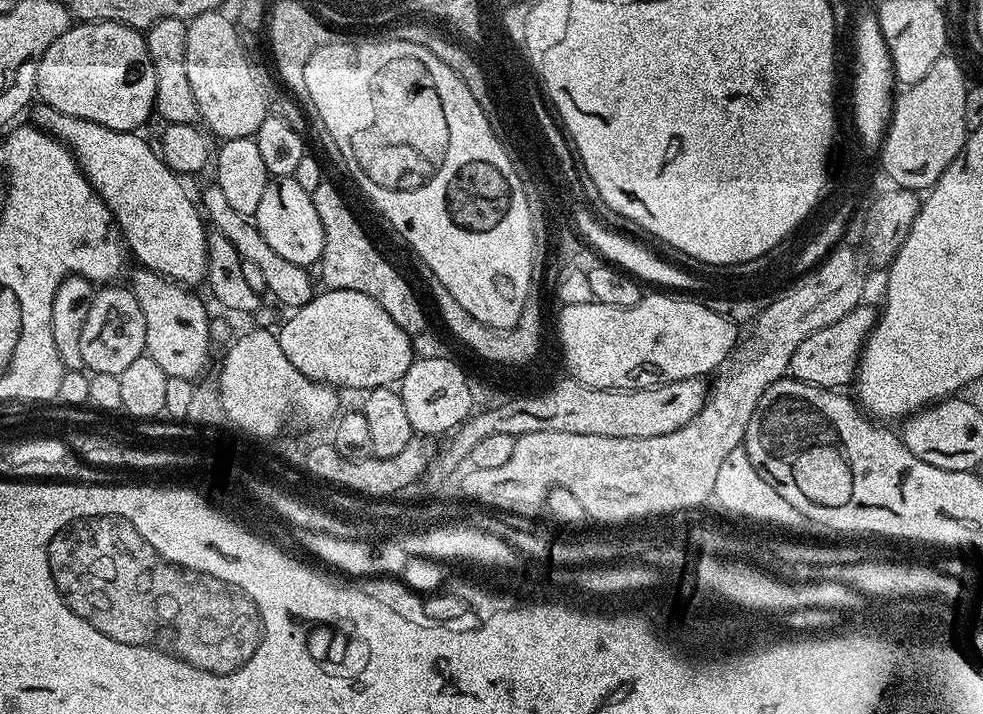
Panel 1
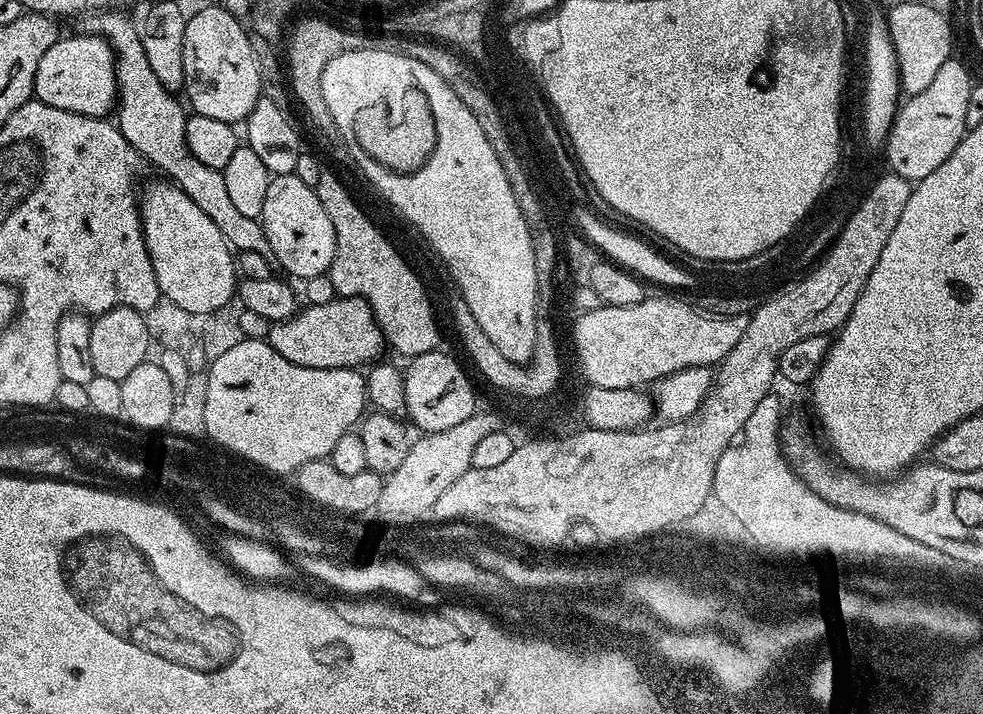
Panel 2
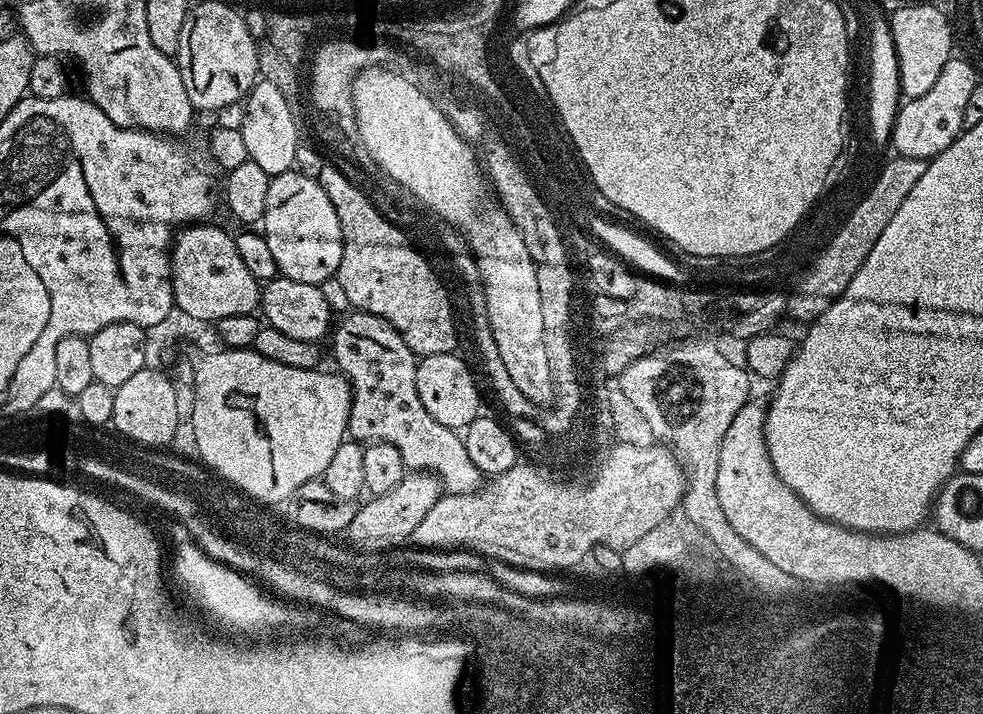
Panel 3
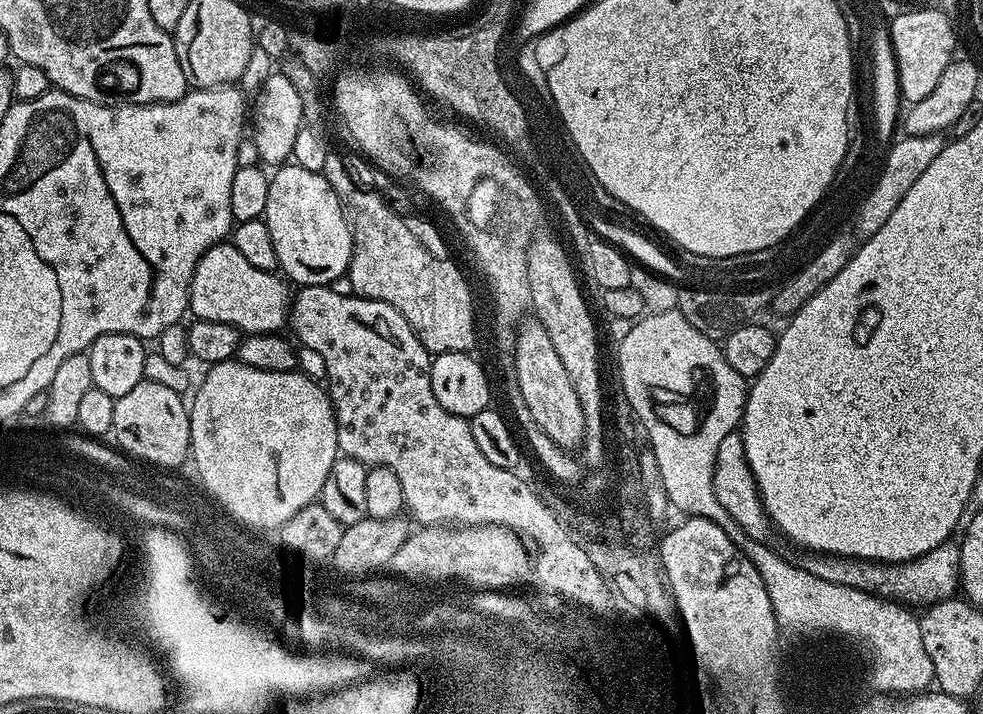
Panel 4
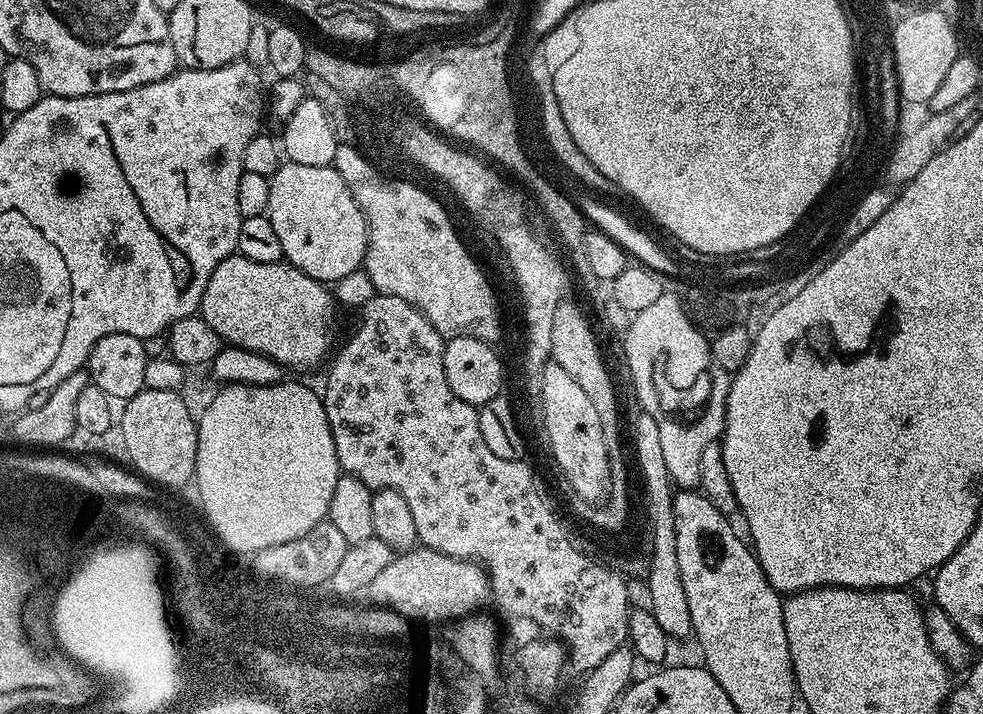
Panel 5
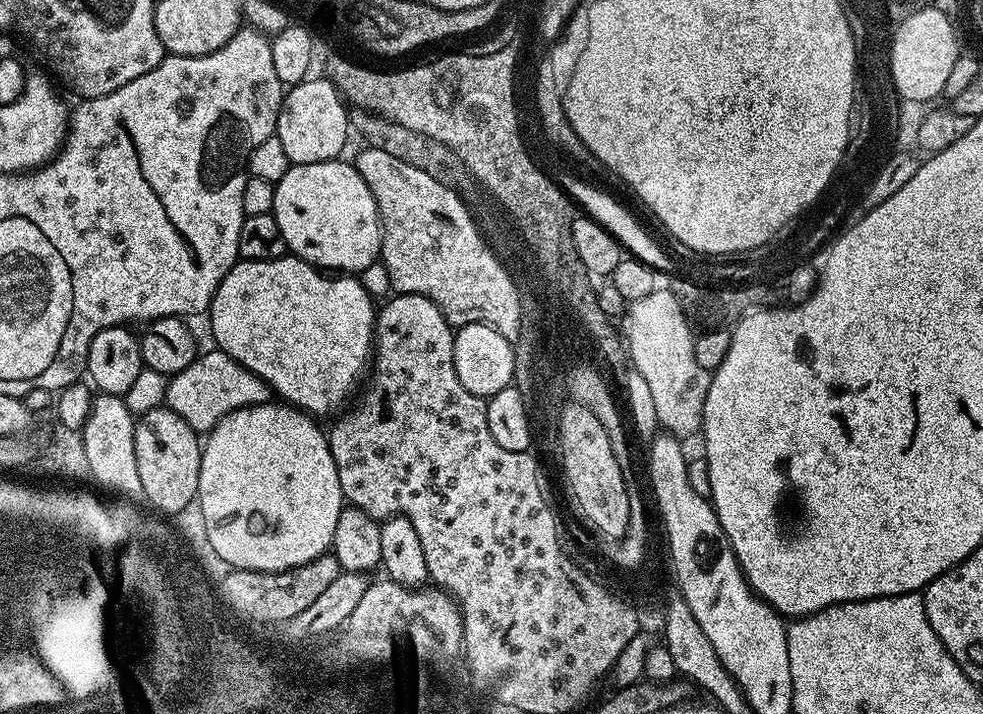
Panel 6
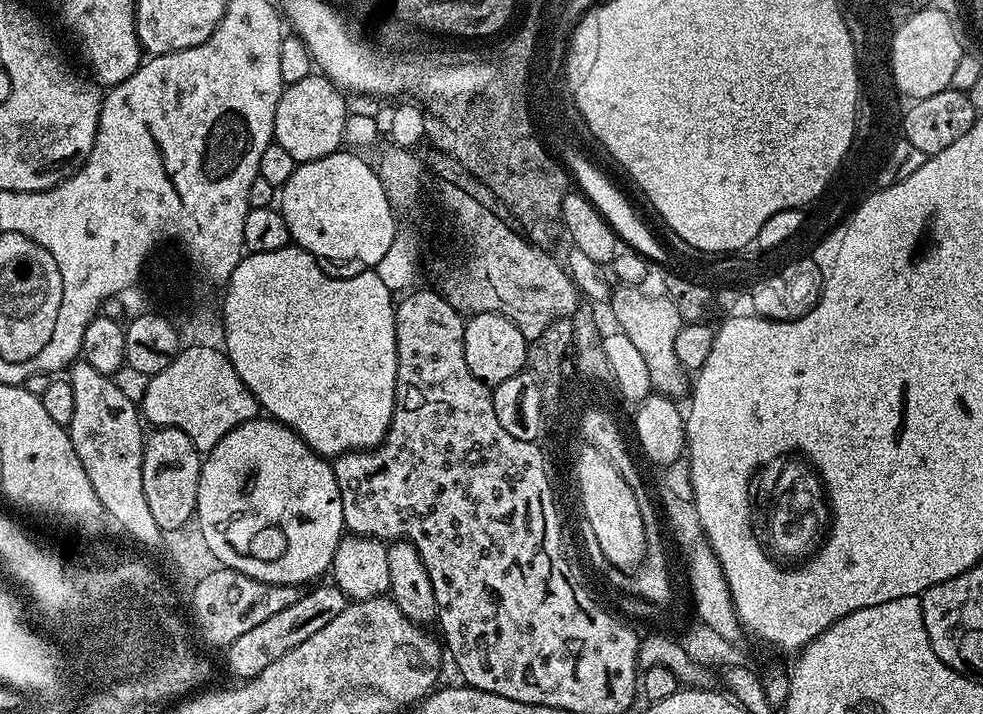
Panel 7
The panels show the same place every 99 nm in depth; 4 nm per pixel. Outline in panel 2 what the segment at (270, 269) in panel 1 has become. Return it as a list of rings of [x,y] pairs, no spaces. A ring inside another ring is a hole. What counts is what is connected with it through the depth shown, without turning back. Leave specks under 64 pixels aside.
[[[109,10],[98,12],[91,17],[91,31],[103,36],[112,45],[116,53],[116,70],[118,73],[118,127],[120,133],[130,142],[133,150],[145,161],[148,160],[156,168],[161,168],[163,175],[173,184],[177,184],[196,205],[204,211],[222,230],[222,238],[226,238],[228,247],[237,253],[257,252],[266,257],[272,256],[272,247],[264,233],[264,225],[254,218],[246,218],[230,199],[226,191],[226,178],[223,171],[210,166],[202,166],[198,158],[190,154],[190,146],[186,146],[186,108],[179,104],[177,97],[158,82],[154,70],[150,70],[150,62],[146,62],[146,50],[142,50],[140,30],[137,21],[123,16],[123,11]]]

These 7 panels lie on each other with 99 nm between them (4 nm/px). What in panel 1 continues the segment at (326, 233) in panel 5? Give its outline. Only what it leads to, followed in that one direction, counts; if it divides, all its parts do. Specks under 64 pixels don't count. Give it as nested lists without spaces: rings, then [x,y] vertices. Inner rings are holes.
[[[295,175],[269,179],[258,202],[254,223],[262,238],[266,238],[270,250],[282,254],[282,258],[305,266],[315,265],[319,261],[324,245],[322,222],[318,218],[318,210],[314,210],[312,193],[298,186]]]

